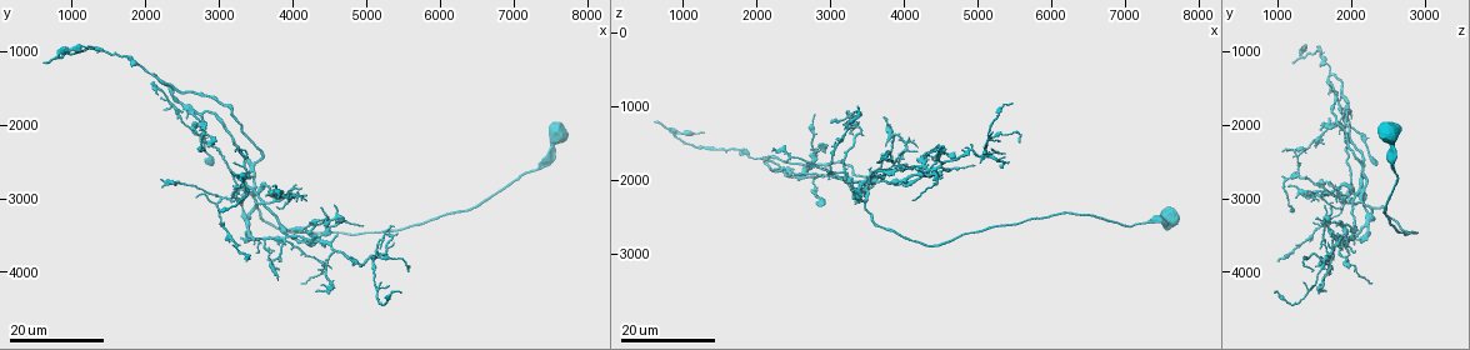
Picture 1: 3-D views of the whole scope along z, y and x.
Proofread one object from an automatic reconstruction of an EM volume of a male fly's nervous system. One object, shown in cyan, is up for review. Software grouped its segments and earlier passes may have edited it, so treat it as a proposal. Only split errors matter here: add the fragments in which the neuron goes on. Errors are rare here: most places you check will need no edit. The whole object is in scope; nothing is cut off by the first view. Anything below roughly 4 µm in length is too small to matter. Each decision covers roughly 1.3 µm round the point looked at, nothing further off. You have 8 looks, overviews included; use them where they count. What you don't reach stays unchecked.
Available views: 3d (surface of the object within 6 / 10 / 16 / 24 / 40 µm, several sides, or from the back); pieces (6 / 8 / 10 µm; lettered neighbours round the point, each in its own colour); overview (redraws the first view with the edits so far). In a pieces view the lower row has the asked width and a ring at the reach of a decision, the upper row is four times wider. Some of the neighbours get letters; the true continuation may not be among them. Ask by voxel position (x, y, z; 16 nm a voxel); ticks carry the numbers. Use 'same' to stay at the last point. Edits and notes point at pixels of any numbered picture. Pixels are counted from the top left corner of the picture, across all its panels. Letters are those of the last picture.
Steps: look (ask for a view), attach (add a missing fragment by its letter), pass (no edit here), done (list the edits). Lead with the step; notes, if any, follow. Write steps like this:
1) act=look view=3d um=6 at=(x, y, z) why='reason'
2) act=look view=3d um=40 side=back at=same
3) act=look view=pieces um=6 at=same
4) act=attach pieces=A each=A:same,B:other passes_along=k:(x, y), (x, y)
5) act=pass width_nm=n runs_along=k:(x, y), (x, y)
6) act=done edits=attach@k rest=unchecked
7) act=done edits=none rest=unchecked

act=look view=3d um=24 at=(4600, 3500, 1850) why='branch stops here'

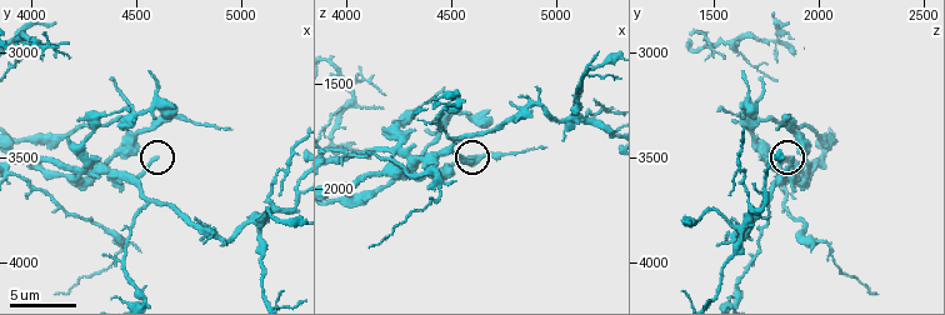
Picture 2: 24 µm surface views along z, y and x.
act=look view=pieces um=8 at=(4600, 3510, 1880)

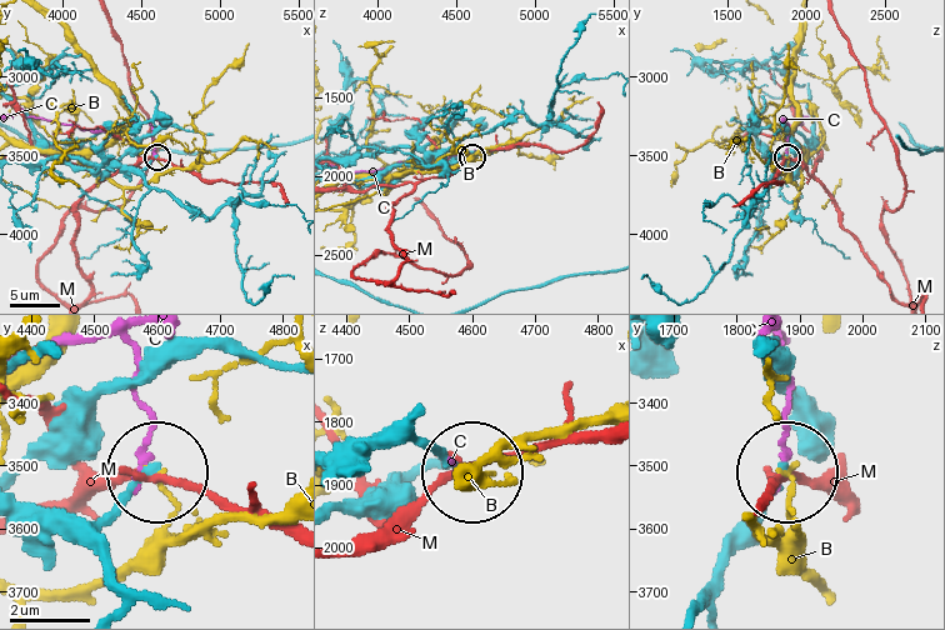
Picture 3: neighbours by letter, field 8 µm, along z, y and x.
act=pass each=B:other,C:other,M:other runs_along=3:(26, 511), (96, 521), (154, 474) found='no lettered fragment goes on from it'

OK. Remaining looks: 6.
act=look view=3d um=16 at=(3350, 3850, 950)

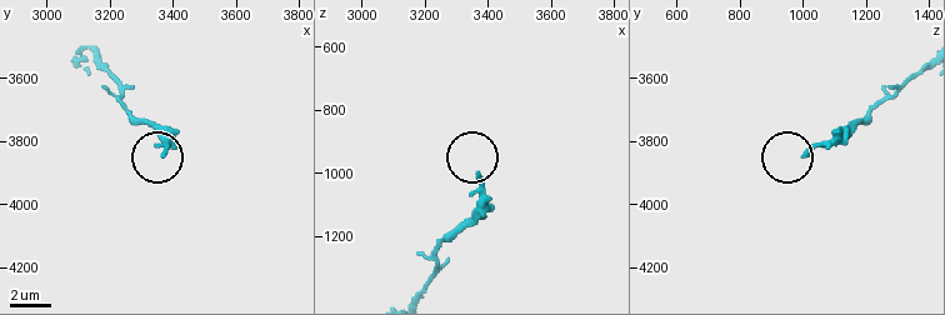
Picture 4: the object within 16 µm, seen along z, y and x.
act=look view=pieces um=8 at=(3370, 3840, 1010) why='see the neighbours'

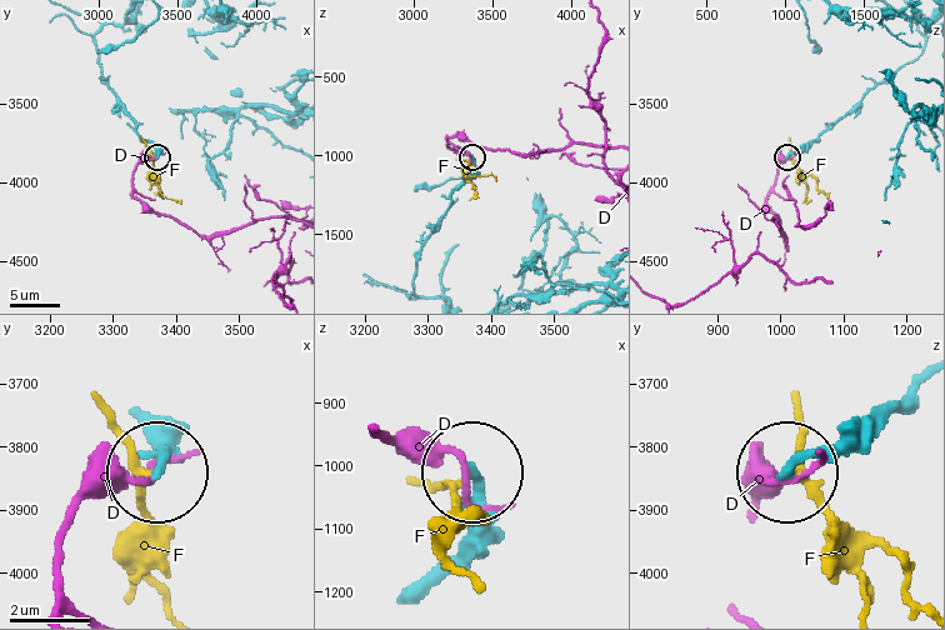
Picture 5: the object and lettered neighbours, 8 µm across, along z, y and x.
act=attach pieces=F width_nm=220 each=D:other,F:same passes_along=5:(893, 408), (795, 471), (865, 605) found='it goes on there'

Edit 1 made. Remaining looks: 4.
act=look view=pieces um=10 at=(4930, 3360, 1800) why='tapers out'

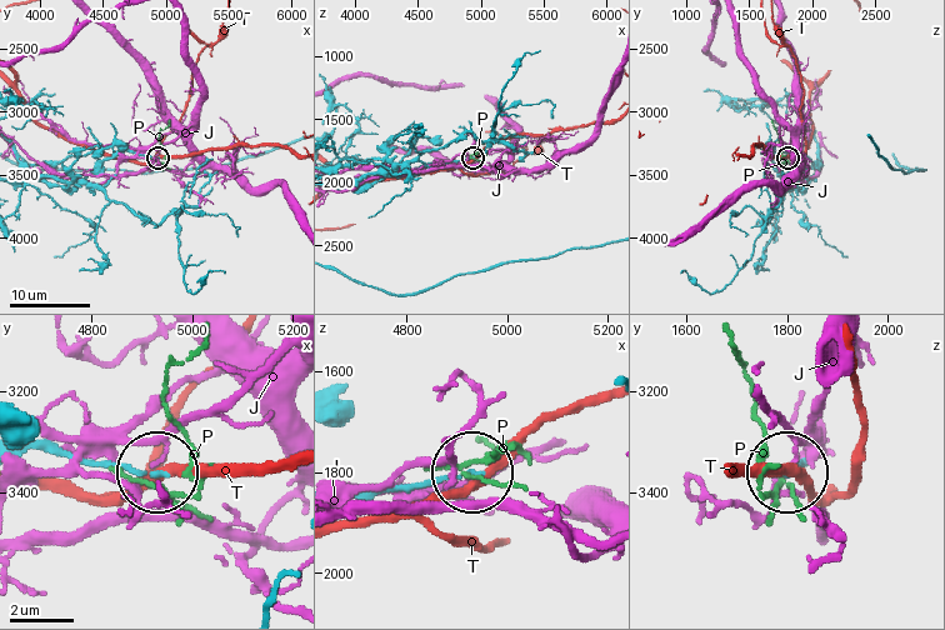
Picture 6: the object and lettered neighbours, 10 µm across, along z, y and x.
act=pass each=J:other,P:other,T:other runs_along=6:(23, 455), (64, 450), (158, 474) found='no lettered fragment goes on from it'

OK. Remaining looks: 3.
act=look view=3d um=24 at=(650, 1150, 1250) why='free end'

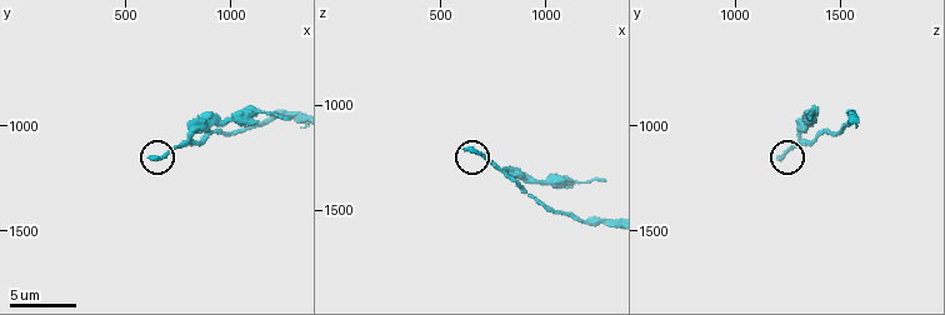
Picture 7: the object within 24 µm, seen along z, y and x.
act=look view=pieces um=6 at=(600, 1140, 1210)

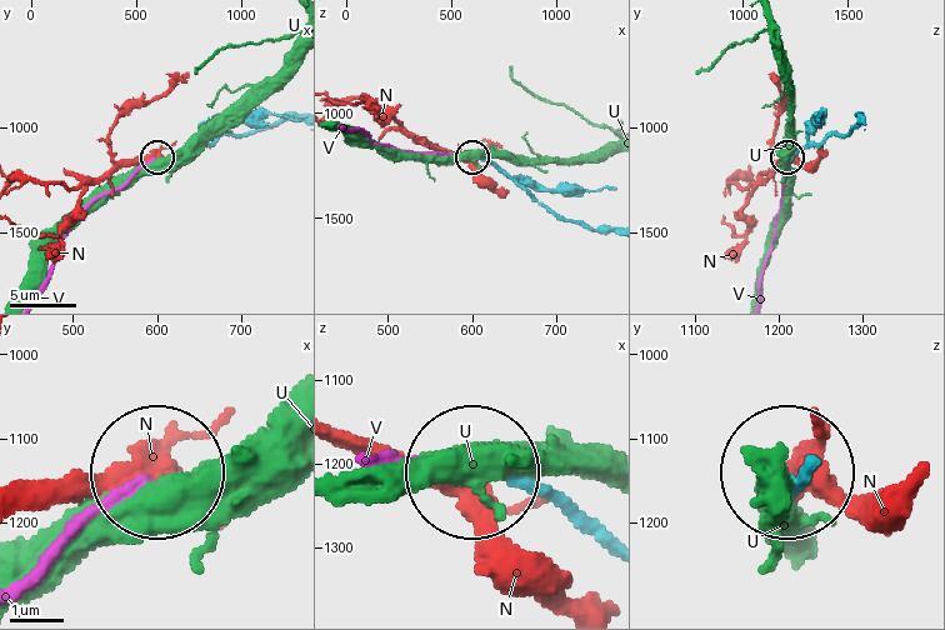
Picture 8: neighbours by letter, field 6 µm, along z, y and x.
act=pass each=N:other,U:other,V:other found='no lettered fragment goes on from it'

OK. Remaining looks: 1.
act=done edits=attach@5 rest=unchecked

